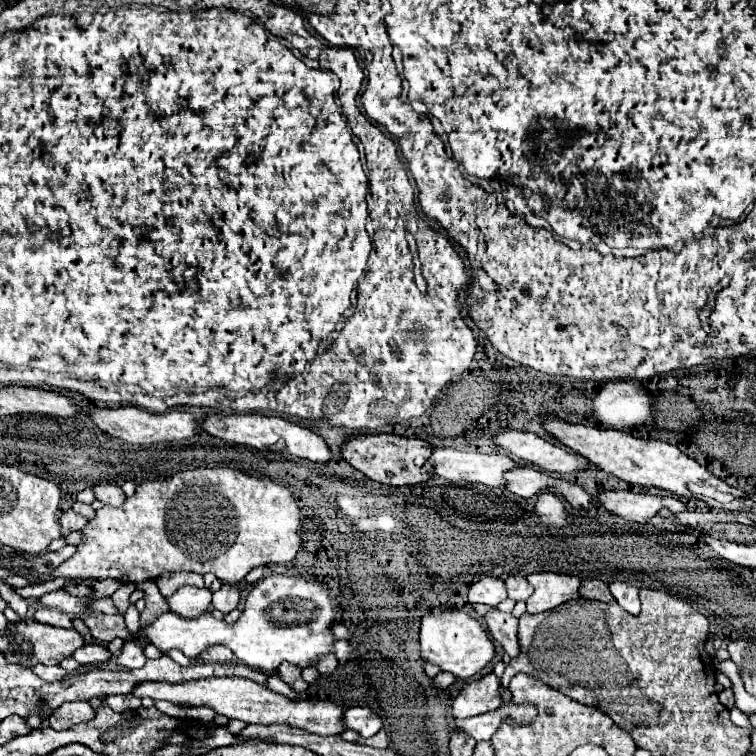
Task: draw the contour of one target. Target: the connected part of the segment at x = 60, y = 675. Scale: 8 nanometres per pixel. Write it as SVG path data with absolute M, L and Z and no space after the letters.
M34 665L32 667L32 671L40 677L40 679L44 679L44 681L48 681L48 683L52 683L52 681L60 681L60 679L64 679L66 677L66 671L60 667L60 665L56 665L56 667L48 667L48 665Z

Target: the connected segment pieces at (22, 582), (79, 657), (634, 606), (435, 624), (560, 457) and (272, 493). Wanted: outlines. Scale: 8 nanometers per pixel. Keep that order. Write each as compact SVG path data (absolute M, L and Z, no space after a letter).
M10 576L8 578L2 579L4 583L11 585L16 588L22 588L28 585L36 585L36 583L42 583L42 581L46 581L46 579L36 579L36 581L30 581L29 578L25 576Z
M86 643L84 647L76 649L72 655L80 665L90 665L90 663L104 663L110 659L110 651L100 645L100 643Z
M612 581L610 583L610 591L614 595L614 599L632 615L640 613L640 601L638 601L638 587L634 587L632 583L624 583L624 581Z
M438 609L422 617L420 625L420 653L426 663L438 665L442 671L456 675L458 679L468 679L480 673L494 659L494 645L488 639L482 625L470 615L458 609Z
M500 431L494 435L494 443L512 453L516 459L532 463L544 471L576 473L596 469L594 463L588 463L574 451L568 451L562 445L552 445L550 441L528 431Z
M204 467L176 473L170 481L144 481L122 507L100 507L96 517L82 529L84 541L78 551L58 565L46 579L84 577L84 579L118 579L122 583L140 583L160 577L168 571L214 573L224 583L242 581L252 567L268 563L288 563L296 557L302 539L299 535L300 509L290 493L280 483L270 479L246 477L238 469Z

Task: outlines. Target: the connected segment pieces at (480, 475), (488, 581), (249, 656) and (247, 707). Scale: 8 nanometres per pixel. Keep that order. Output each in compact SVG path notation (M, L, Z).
M434 449L430 457L434 473L452 483L484 483L488 487L504 487L504 473L514 469L518 463L506 455L490 453L466 453L458 449Z
M486 575L480 581L472 583L470 591L468 591L470 603L486 603L490 607L496 607L504 599L506 599L504 581L498 577L492 577L492 575Z
M270 575L254 585L246 599L244 611L234 625L216 619L212 613L204 613L196 619L184 619L174 611L166 611L156 617L156 621L142 625L140 633L160 651L166 653L170 649L180 649L190 659L196 659L204 647L224 645L232 649L244 665L272 673L282 661L308 667L314 665L320 655L332 653L332 623L332 601L320 583L290 575Z
M220 677L220 679L202 679L196 683L160 683L160 681L144 681L132 689L134 697L152 697L152 699L166 699L178 707L210 707L212 711L228 717L240 719L244 723L260 723L260 725L274 725L284 723L290 727L300 727L316 735L336 735L342 733L342 707L328 703L328 701L292 701L284 695L278 695L264 685L258 685L248 679L234 679L234 677Z

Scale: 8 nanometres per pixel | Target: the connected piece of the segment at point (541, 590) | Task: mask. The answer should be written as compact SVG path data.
M542 571L542 573L530 573L526 579L534 587L534 593L526 601L528 613L550 611L564 601L580 597L578 595L580 579L576 575Z

